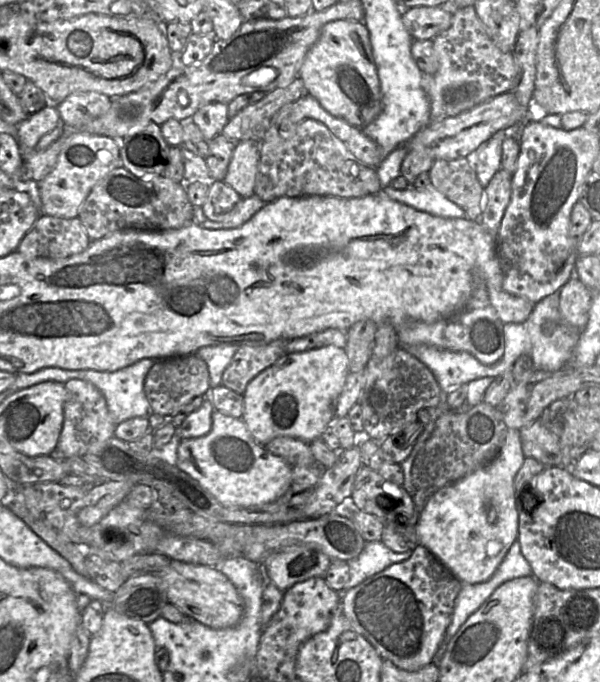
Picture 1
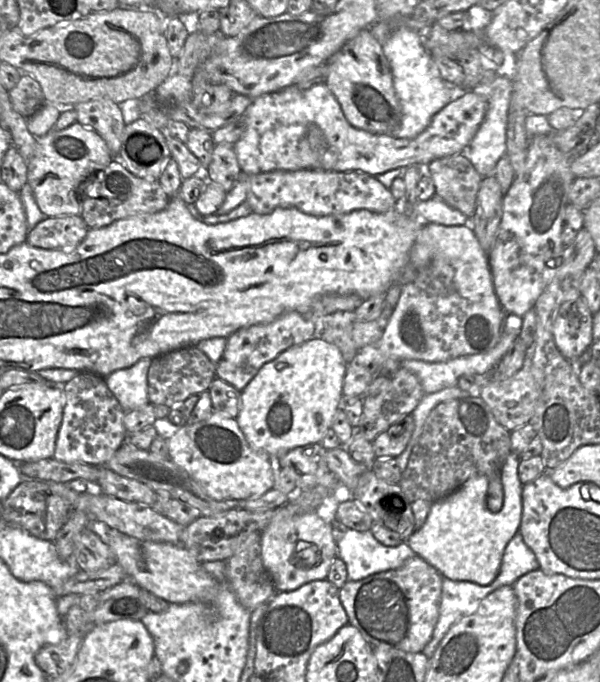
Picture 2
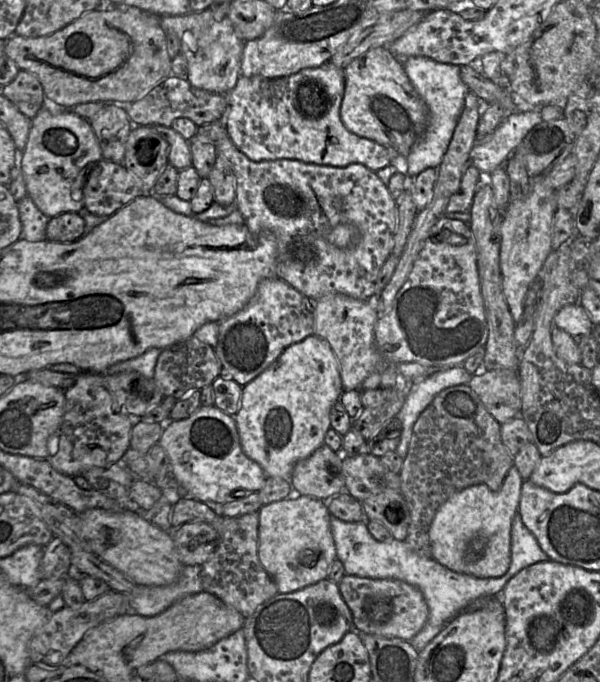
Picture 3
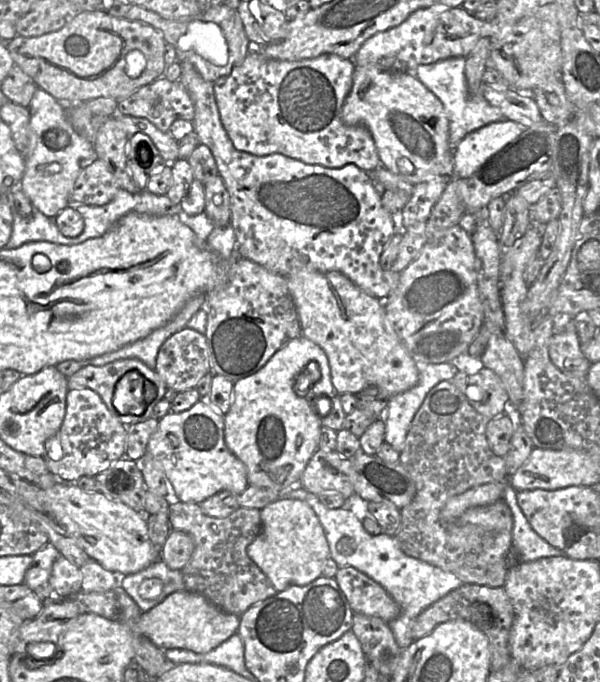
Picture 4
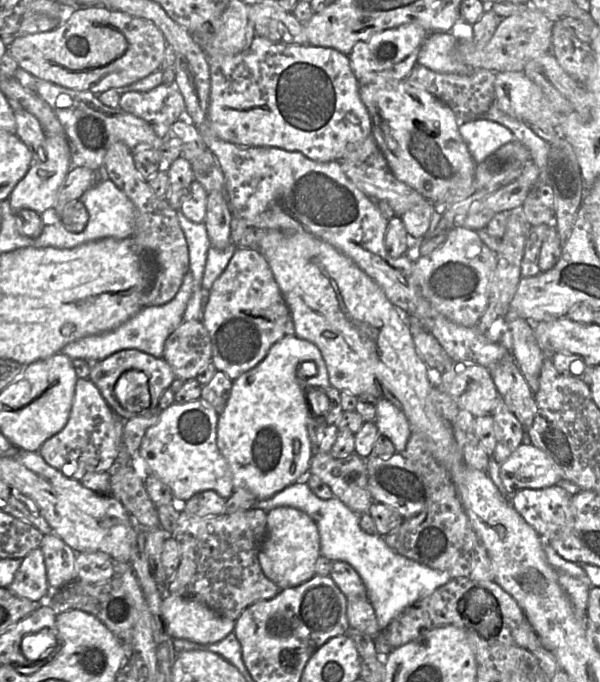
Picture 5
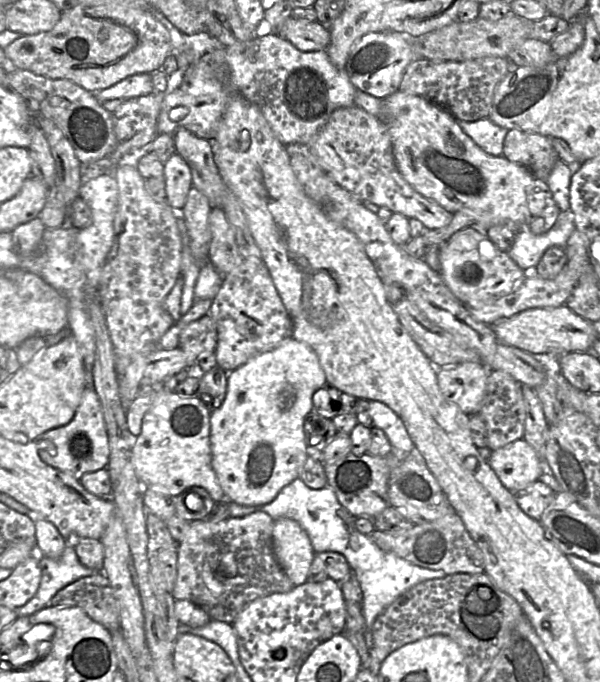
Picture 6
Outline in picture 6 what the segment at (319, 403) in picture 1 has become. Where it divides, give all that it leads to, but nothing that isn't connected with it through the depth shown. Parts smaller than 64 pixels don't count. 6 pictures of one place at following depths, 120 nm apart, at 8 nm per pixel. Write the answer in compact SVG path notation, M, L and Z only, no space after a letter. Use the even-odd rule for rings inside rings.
M292 336L282 341L275 348L255 356L244 365L228 373L226 396L220 408L211 412L209 441L212 454L212 468L228 501L245 506L261 506L271 502L280 490L298 478L307 458L307 444L304 434L304 420L312 410L312 396L315 391L327 382L326 375L320 366L315 351L305 342L300 342Z

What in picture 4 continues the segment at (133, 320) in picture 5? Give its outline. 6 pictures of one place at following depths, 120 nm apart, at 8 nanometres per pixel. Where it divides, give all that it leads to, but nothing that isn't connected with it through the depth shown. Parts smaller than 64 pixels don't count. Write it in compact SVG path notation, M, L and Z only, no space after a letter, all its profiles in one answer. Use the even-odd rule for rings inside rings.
M198 293L189 299L180 311L165 325L153 330L146 337L116 351L83 361L84 365L104 366L120 359L135 358L155 369L160 347L173 334L187 326L191 317L206 305L207 294Z

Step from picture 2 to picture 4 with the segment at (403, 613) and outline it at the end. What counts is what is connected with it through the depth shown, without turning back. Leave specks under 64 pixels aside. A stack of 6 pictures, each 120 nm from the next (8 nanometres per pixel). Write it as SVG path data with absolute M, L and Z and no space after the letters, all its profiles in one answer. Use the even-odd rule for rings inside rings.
M340 567L335 580L354 613L381 618L390 623L401 614L401 607L372 578L353 567Z

